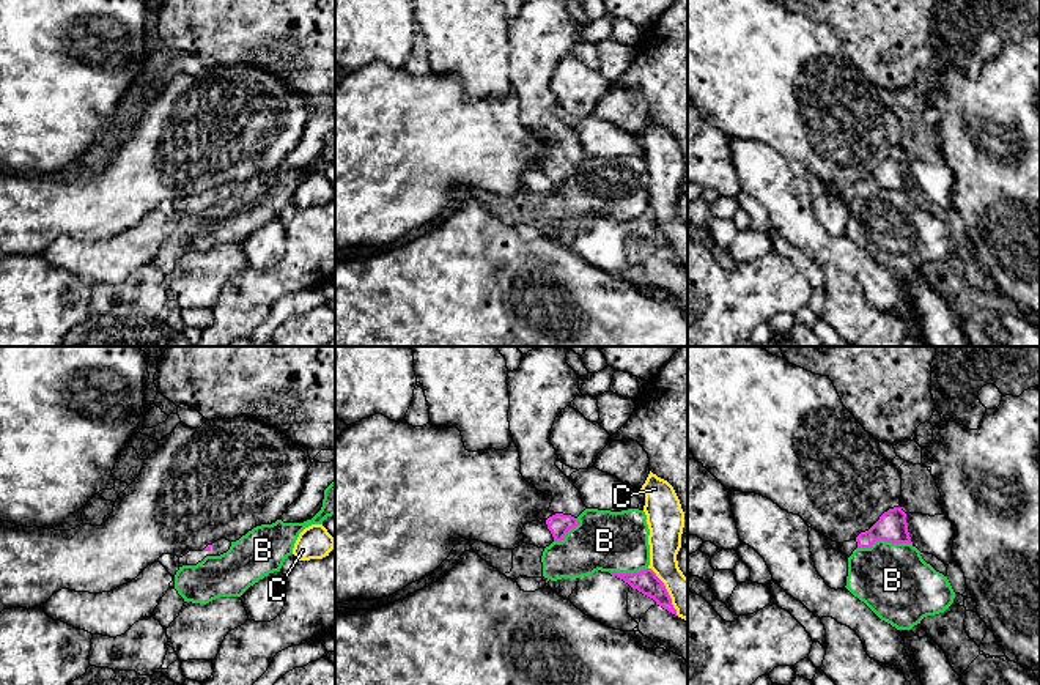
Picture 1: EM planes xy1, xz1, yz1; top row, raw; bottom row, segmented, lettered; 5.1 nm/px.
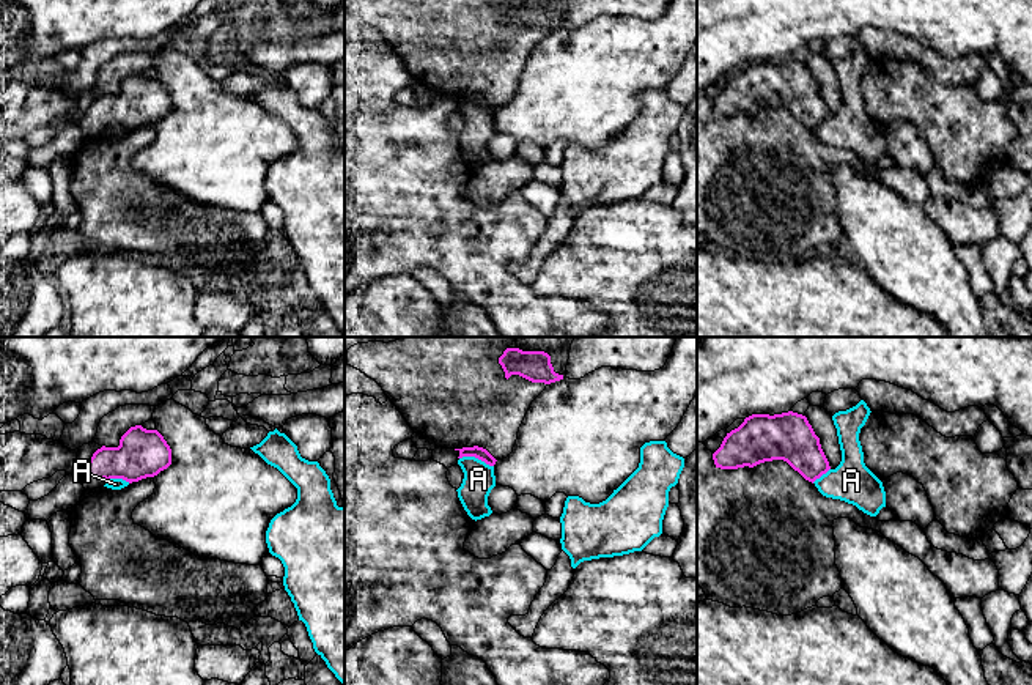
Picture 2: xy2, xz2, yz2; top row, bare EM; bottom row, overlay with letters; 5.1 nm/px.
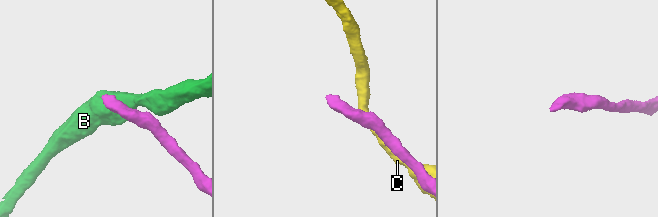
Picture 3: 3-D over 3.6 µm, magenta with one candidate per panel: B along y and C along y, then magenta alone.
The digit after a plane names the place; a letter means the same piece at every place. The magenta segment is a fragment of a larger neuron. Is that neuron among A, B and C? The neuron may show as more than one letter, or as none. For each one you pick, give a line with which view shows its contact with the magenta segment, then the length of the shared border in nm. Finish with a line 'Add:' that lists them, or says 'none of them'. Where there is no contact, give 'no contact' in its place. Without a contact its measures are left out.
Add: none of them

